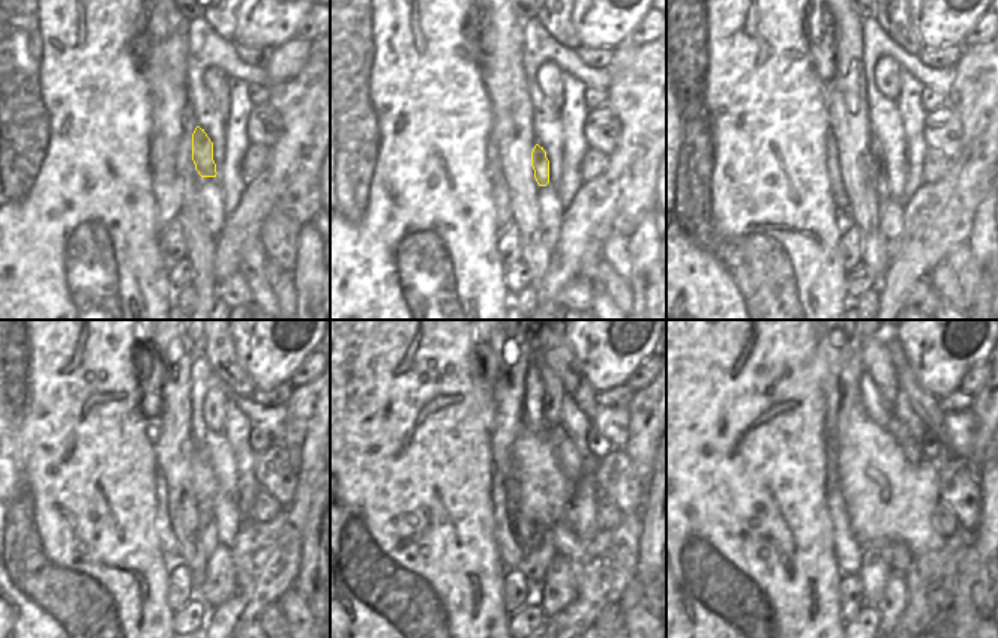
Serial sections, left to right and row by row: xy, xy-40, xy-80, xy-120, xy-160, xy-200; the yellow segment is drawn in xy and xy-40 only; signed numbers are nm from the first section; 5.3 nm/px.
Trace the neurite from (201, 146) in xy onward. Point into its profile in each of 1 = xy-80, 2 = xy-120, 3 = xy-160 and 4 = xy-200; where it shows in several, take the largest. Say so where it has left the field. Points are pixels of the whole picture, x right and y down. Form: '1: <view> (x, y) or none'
1: xy-80 (878, 173)
2: xy-120 (207, 541)
3: xy-160 (539, 553)
4: xy-200 (875, 569)

